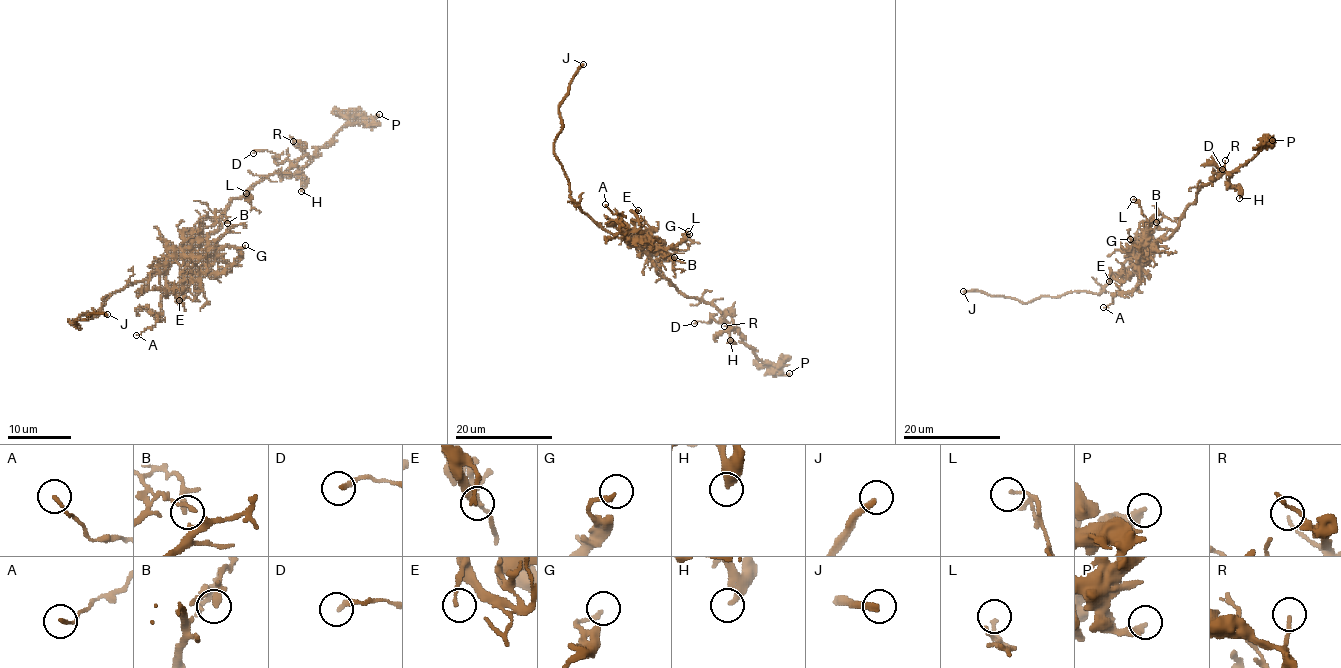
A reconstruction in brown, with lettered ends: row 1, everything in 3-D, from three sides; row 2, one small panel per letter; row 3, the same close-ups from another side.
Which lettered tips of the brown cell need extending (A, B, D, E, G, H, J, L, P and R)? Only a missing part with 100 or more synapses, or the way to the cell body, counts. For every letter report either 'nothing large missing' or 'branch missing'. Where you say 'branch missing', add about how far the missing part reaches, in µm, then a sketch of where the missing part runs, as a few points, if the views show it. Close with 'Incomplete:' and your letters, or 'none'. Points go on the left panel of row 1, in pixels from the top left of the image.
A: nothing large missing
B: nothing large missing
D: nothing large missing
E: nothing large missing
G: nothing large missing
H: nothing large missing
J: branch missing | 25 µm | (107, 314), (136, 316), (152, 328), (163, 359), (163, 384), (173, 399)
L: nothing large missing
P: nothing large missing
R: nothing large missing
Incomplete: J

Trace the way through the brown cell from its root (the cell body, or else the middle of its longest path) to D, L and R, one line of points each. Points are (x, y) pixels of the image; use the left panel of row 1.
D: (173, 260), (214, 231), (233, 199), (291, 164), (278, 164), (265, 149), (253, 153)
L: (173, 260), (179, 260), (194, 245), (214, 244), (240, 224), (251, 209), (246, 193)
R: (173, 260), (179, 260), (214, 231), (222, 210), (233, 199), (267, 177), (283, 173), (302, 154), (293, 141)

